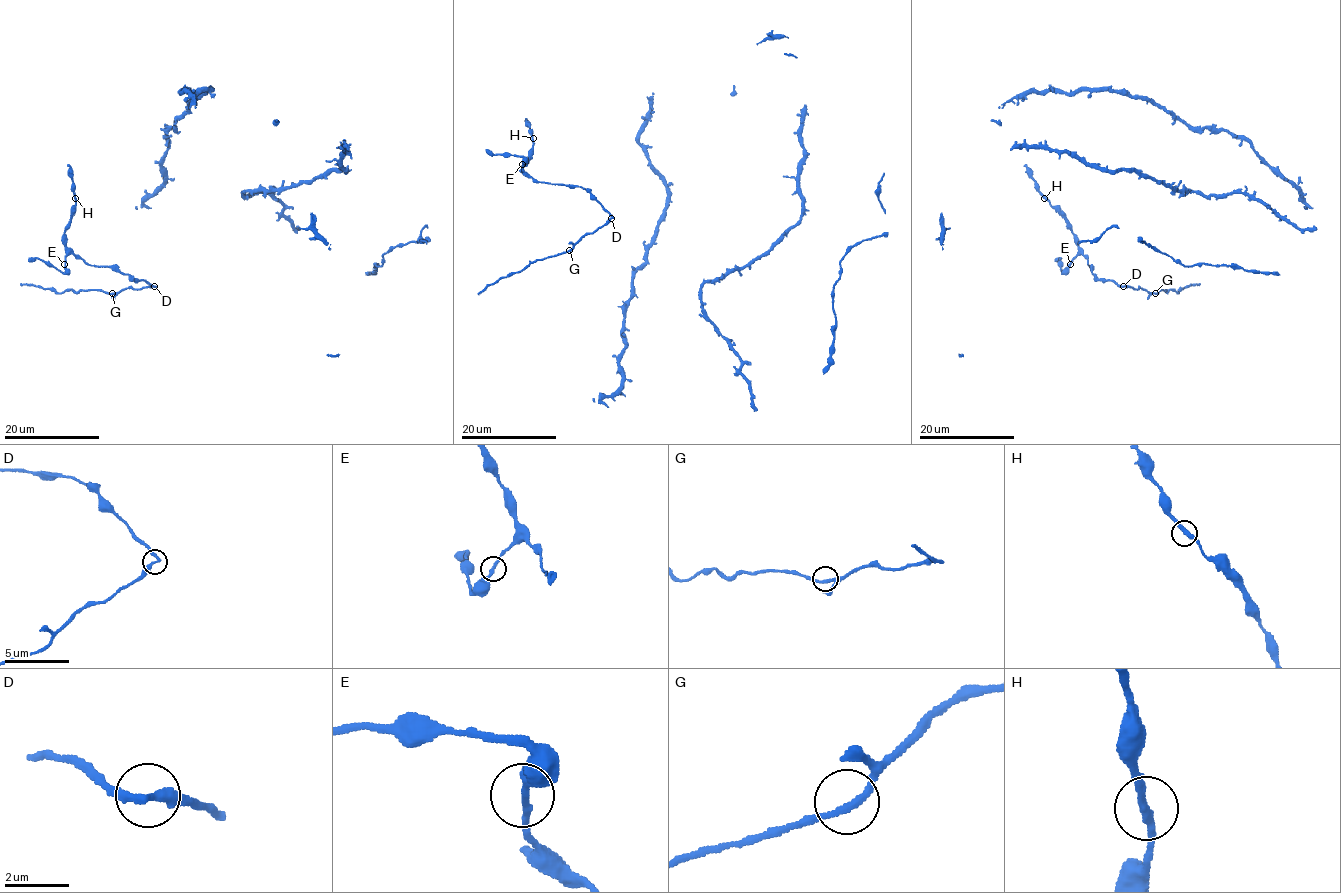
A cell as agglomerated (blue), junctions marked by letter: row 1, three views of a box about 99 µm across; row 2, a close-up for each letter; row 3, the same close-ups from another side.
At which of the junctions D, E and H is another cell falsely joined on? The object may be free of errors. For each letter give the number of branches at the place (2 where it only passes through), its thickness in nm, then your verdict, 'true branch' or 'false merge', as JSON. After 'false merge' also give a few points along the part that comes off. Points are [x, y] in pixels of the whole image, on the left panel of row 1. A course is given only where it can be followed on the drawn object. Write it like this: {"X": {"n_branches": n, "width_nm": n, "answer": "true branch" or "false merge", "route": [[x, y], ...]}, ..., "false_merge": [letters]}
{"D": {"n_branches": 2, "width_nm": 280, "answer": "false merge", "route": [[153, 285], [125, 288], [111, 294], [67, 289], [56, 293], [21, 283]]}, "E": {"n_branches": 2, "width_nm": 220, "answer": "true branch"}, "H": {"n_branches": 2, "width_nm": 280, "answer": "true branch"}, "false_merge": ["D"]}

